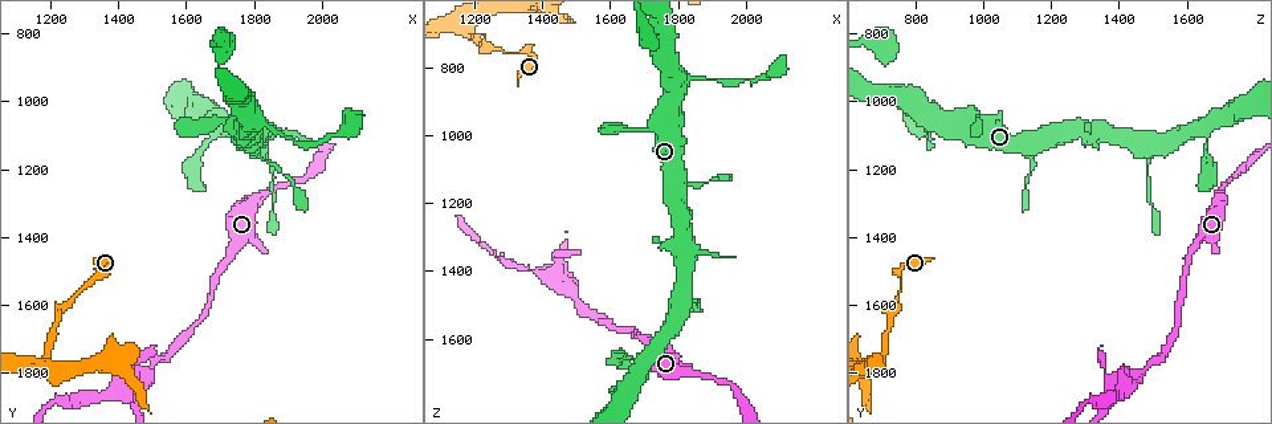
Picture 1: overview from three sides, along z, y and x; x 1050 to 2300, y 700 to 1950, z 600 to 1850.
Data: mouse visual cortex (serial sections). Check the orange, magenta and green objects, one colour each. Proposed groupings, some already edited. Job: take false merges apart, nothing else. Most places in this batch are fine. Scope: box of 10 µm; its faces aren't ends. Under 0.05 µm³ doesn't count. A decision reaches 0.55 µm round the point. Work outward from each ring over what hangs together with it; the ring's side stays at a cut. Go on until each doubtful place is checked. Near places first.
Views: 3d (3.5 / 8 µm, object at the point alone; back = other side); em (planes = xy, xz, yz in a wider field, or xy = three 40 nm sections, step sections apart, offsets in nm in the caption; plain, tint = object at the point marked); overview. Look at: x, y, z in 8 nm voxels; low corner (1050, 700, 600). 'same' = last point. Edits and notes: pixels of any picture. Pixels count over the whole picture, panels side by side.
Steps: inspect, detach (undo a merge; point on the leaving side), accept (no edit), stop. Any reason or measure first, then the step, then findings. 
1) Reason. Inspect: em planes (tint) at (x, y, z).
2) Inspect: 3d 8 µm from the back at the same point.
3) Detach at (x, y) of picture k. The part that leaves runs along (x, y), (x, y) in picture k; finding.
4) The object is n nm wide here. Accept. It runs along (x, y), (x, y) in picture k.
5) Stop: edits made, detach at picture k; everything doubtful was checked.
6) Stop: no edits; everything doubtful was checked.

Calibre changes. Inspect: 3d 3.5 µm at (1650, 1080, 980).

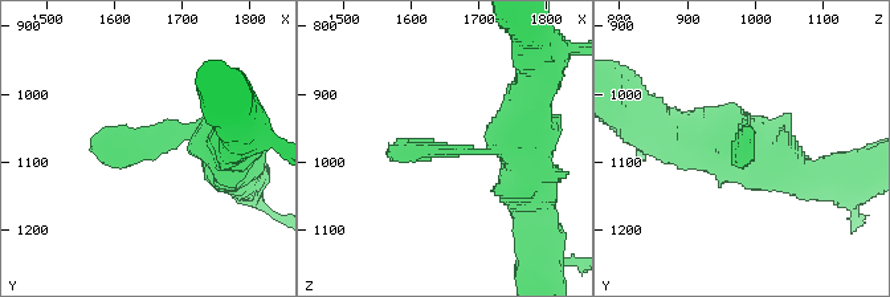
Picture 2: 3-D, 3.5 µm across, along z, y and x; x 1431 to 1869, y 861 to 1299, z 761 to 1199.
Inspect: em xy step 5 (tint) at (1650, 1080, 980).

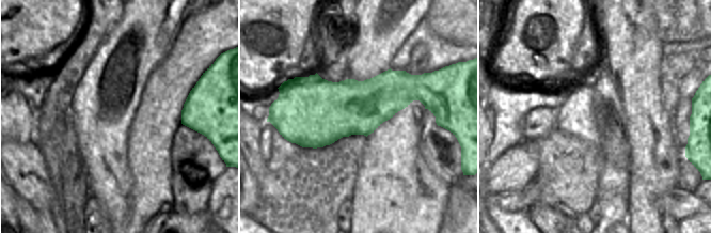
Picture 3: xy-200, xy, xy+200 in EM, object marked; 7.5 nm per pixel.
The object is 460 nm wide here. Accept. It runs along (227, 145), (93, 137) in picture 2; one cell here.

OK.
Arms part here. Inspect: 3d 3.5 µm from the back at (1450, 1840, 1410).

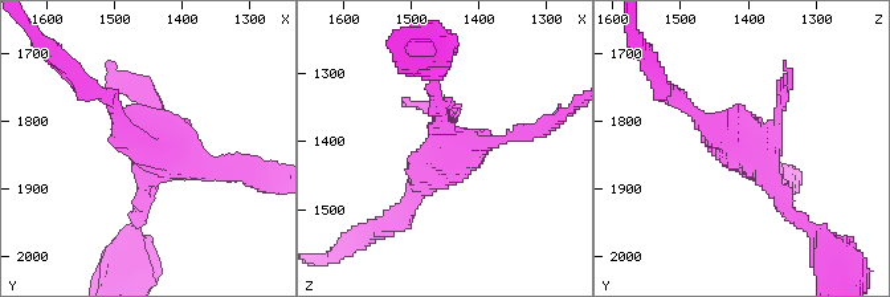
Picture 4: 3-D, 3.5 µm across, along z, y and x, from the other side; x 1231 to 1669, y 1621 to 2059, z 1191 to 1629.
Inspect: em xy step 3 (plain) at (1445, 1830, 1415).

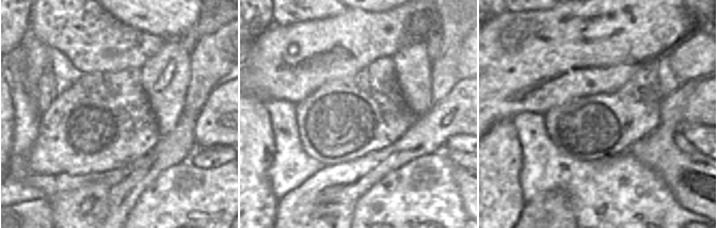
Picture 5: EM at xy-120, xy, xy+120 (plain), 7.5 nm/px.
Where the object lies. Inspect: em xy step 3 (tint) at the same point.

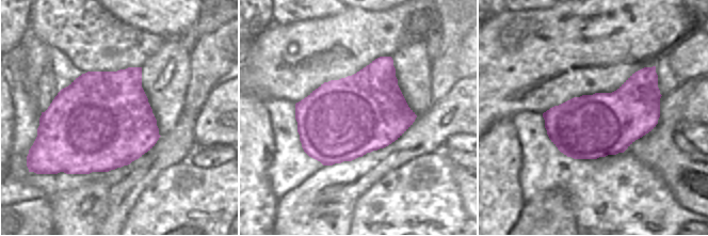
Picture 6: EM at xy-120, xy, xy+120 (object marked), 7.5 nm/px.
Accept. All the same cell.

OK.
Branch point. Inspect: 3d 3.5 µm at (1170, 1780, 680).

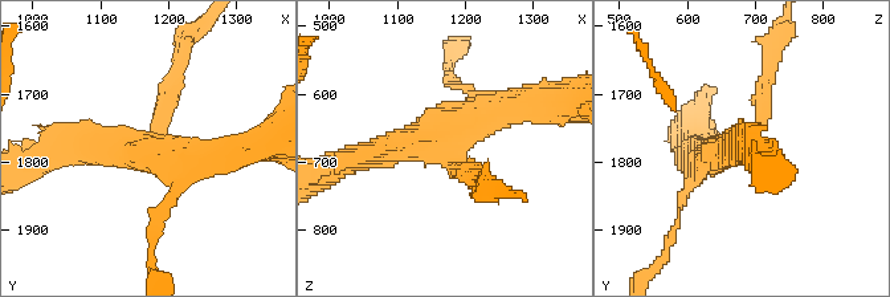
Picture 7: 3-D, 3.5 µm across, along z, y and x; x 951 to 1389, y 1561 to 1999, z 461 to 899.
3 arms meet here; the arms are 150, 350, 350 nm wide; now the EM. Inspect: em xy step 1 (tint) at (1170, 1775, 685).

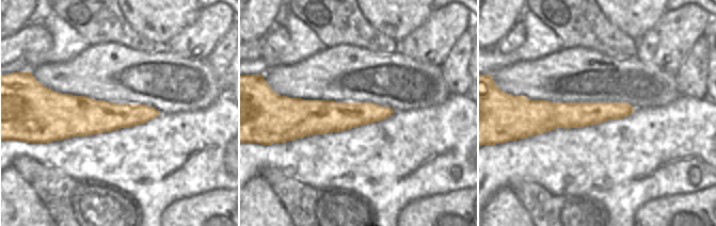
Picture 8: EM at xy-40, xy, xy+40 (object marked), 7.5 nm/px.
Accept. It runs along (767, 69), (760, 130), (699, 154) in picture 7; one cell here.

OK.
Stop: no edits; everything doubtful was checked.

